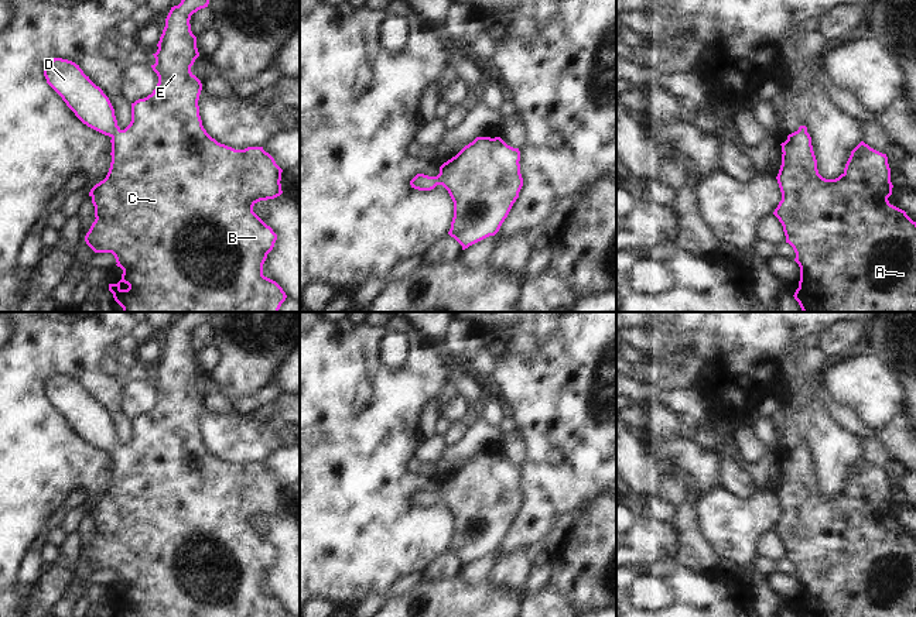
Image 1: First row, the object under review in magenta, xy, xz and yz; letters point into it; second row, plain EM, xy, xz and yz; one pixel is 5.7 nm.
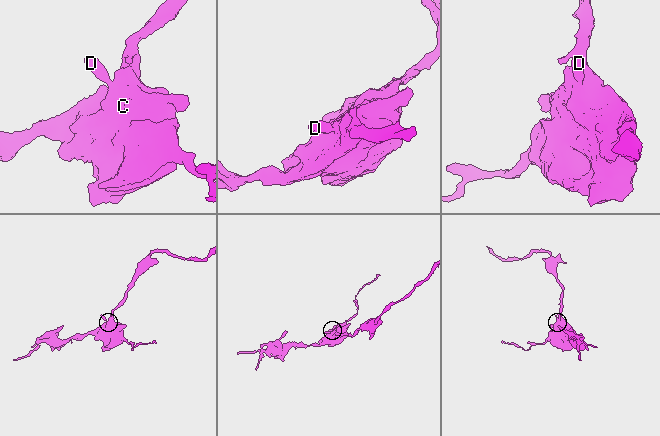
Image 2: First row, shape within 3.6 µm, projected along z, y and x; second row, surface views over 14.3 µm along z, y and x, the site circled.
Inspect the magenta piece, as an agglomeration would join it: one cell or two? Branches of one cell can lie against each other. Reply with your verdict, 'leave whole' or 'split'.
leave whole

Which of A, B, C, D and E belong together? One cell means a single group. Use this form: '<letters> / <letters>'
A B C D E

